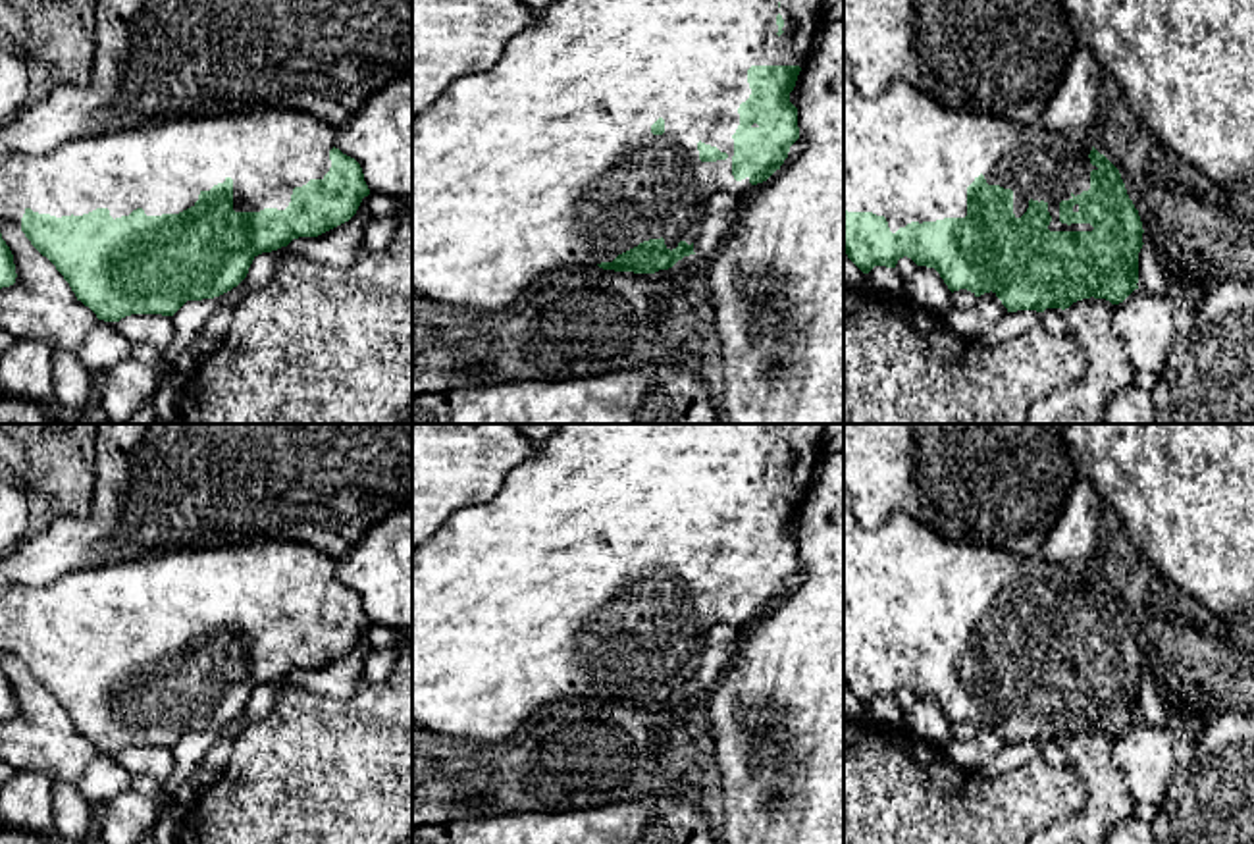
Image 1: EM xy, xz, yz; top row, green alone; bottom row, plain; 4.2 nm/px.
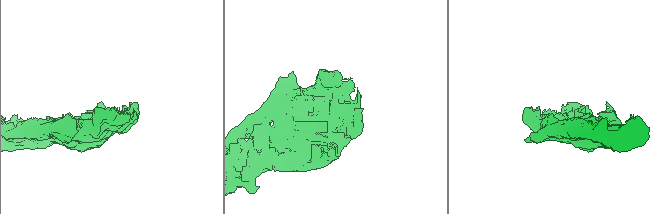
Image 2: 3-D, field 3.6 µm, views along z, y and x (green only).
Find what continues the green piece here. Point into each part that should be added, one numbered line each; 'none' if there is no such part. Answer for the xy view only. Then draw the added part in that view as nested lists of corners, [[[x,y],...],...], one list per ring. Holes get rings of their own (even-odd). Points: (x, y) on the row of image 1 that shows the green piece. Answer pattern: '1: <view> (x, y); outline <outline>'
1: xy (162, 168); outline [[[279,108],[185,118],[75,139],[42,156],[13,154],[0,164],[0,227],[10,222],[21,229],[27,208],[56,218],[96,208],[108,208],[114,220],[137,208],[146,216],[179,214],[227,177],[233,179],[235,212],[285,210],[295,187],[324,179],[329,171],[335,137],[337,127],[300,110]]]

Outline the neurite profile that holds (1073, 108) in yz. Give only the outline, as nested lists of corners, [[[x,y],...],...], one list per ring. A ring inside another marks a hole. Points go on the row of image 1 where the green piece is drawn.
[[[1079,39],[1073,58],[1040,123],[1050,131],[1069,133],[1092,145],[1092,125],[1106,69],[1092,48]]]

